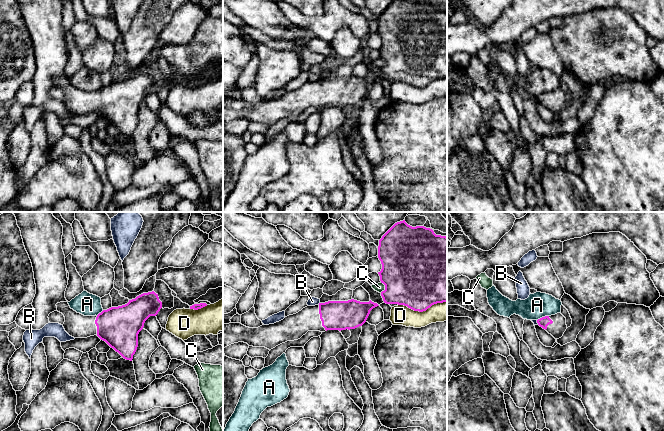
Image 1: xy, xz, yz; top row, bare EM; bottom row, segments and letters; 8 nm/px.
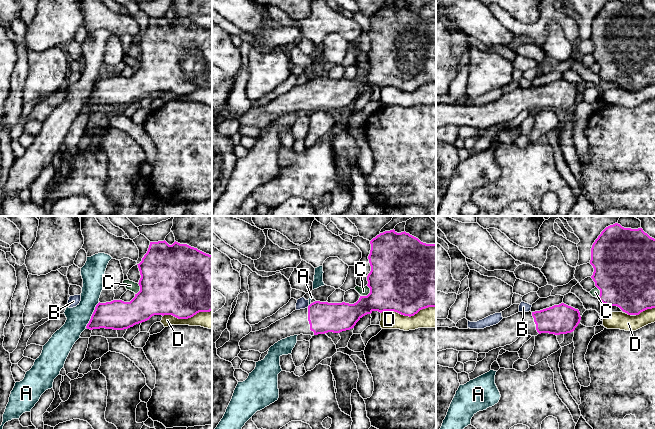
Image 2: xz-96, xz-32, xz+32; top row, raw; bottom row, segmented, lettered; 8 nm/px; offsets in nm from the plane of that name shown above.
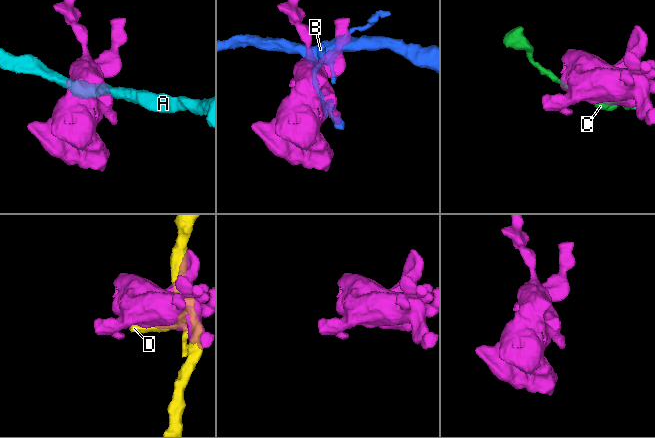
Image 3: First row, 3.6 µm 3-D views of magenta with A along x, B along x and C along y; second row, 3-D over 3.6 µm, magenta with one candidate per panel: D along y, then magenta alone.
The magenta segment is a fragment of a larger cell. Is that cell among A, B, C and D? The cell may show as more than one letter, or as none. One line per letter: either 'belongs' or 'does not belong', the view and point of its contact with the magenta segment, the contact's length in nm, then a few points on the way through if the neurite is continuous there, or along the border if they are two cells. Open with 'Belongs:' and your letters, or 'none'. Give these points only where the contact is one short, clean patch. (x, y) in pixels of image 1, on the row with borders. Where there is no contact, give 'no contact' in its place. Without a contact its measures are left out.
Belongs: none
A: does not belong | yz (542, 317) | 100 nm | along yz (548, 315), (542, 316), (537, 320)
B: does not belong | yz (537, 322) | 40 nm | along yz (536, 320), (538, 324)
C: does not belong | xz (385, 288) | 90 nm
D: does not belong | xz (422, 311) | 400 nm

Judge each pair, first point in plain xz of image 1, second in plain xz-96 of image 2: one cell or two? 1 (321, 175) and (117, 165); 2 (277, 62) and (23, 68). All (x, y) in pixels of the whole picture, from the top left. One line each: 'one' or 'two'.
1: two
2: two

